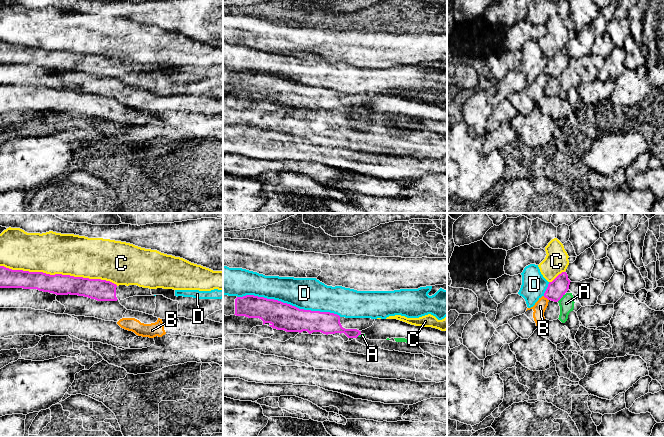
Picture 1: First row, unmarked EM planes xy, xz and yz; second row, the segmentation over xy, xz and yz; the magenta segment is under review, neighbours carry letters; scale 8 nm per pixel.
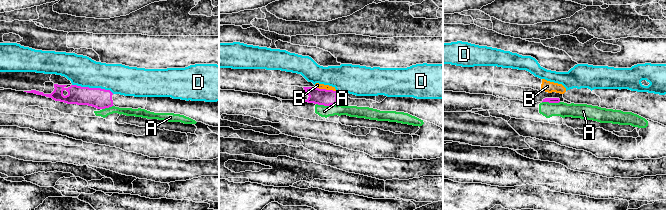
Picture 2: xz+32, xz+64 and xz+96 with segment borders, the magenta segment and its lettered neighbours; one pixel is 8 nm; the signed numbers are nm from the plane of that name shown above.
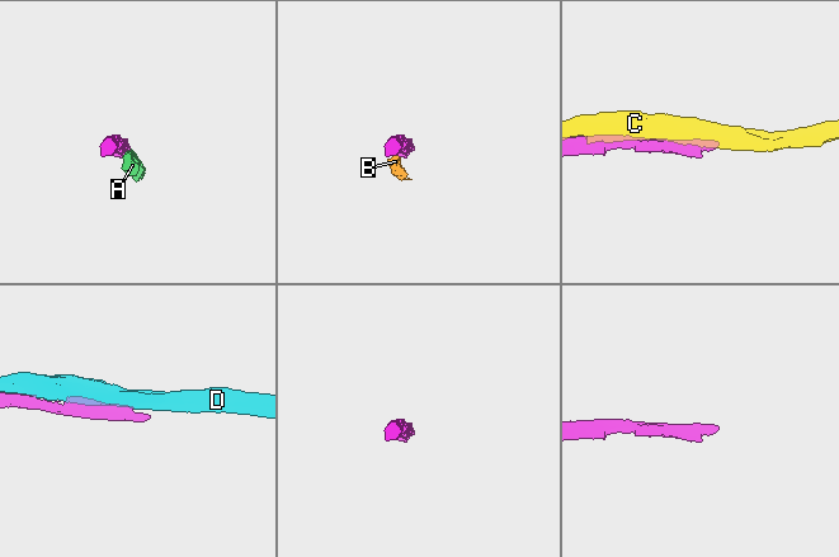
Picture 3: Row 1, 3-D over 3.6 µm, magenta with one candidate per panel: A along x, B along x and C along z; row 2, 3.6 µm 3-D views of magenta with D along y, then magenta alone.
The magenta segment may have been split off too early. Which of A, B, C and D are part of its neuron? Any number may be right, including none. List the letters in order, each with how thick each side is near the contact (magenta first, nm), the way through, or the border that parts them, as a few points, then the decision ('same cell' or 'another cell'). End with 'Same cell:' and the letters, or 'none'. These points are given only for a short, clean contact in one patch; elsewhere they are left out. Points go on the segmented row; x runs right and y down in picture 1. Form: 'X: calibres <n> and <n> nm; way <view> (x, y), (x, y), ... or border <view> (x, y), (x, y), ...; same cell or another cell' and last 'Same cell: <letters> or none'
A: calibres 150 and 120 nm; border yz (565, 294), (557, 301); another cell
B: calibres 150 and 100 nm; border yz (543, 296), (548, 300); another cell
C: calibres 170 and 340 nm; another cell
D: calibres 220 and 260 nm; another cell
Same cell: none

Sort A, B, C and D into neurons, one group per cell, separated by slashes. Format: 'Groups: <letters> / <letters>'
Groups: A / B / C / D

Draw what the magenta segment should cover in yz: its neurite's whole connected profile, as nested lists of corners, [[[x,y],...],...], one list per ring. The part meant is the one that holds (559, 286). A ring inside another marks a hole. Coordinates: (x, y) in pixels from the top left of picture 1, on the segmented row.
[[[562,272],[552,282],[549,282],[544,297],[548,300],[558,302],[568,291],[570,282],[567,273]]]

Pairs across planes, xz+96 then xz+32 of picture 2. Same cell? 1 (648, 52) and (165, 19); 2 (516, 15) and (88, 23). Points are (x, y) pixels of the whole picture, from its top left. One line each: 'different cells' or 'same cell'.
1: different cells
2: different cells

